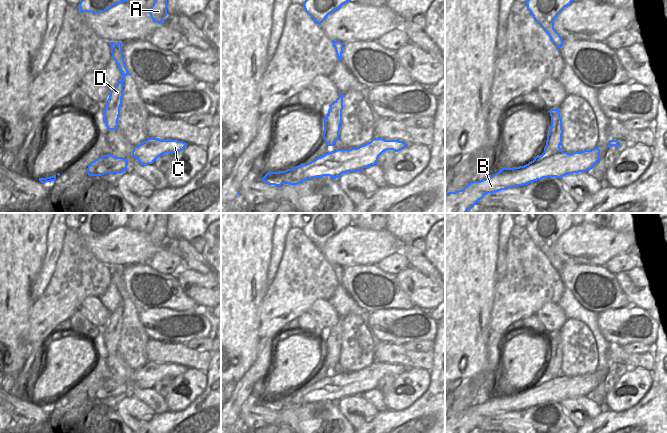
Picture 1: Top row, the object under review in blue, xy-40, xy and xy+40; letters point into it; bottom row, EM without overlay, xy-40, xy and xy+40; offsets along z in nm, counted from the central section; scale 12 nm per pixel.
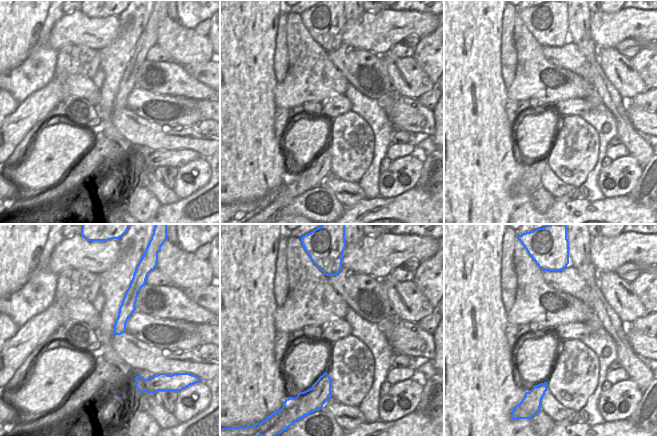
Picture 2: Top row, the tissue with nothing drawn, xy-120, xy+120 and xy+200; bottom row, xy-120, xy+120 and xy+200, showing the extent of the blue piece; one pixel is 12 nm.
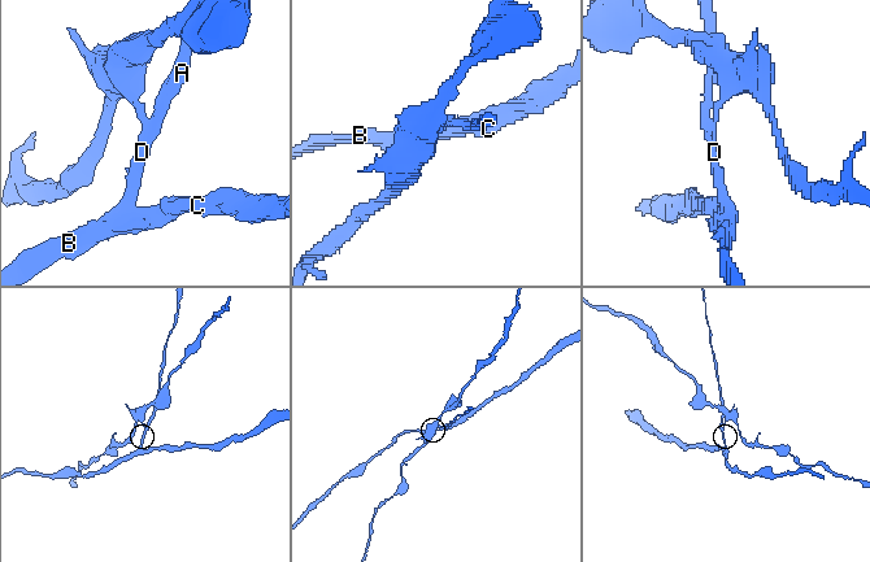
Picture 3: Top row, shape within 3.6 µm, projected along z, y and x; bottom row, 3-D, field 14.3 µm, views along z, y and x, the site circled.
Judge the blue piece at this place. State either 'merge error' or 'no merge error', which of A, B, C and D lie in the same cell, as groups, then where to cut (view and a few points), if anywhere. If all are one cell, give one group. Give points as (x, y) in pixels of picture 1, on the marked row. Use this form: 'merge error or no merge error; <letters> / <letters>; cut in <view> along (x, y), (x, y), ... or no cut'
merge error; A D / B C; cut in xy+40 along (561, 150), (540, 160), (534, 160)

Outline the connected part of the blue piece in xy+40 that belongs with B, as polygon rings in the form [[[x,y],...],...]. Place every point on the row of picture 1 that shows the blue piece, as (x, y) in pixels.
[[[600,149],[567,153],[559,151],[541,161],[506,168],[480,181],[471,181],[462,190],[445,193],[445,213],[466,213],[487,193],[495,193],[548,177],[561,178],[567,174],[586,172],[600,159]]]

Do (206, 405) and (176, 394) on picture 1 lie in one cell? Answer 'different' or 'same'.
different

